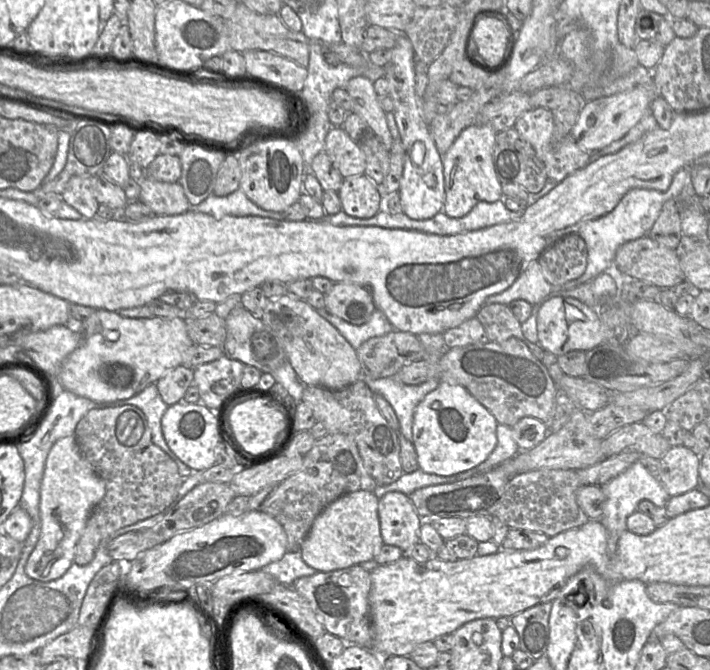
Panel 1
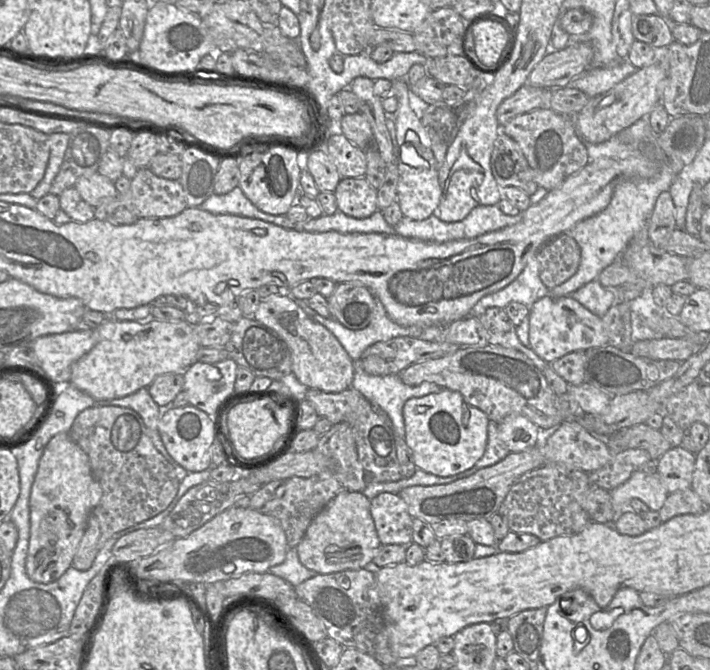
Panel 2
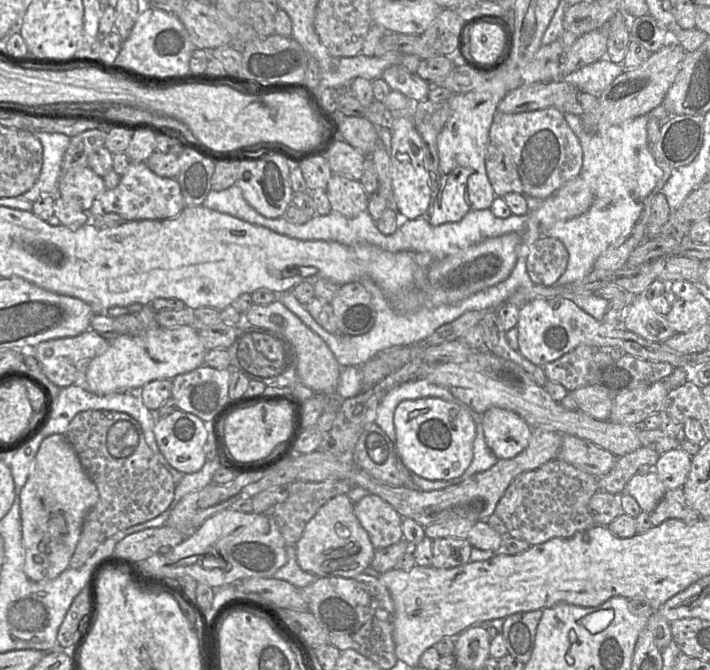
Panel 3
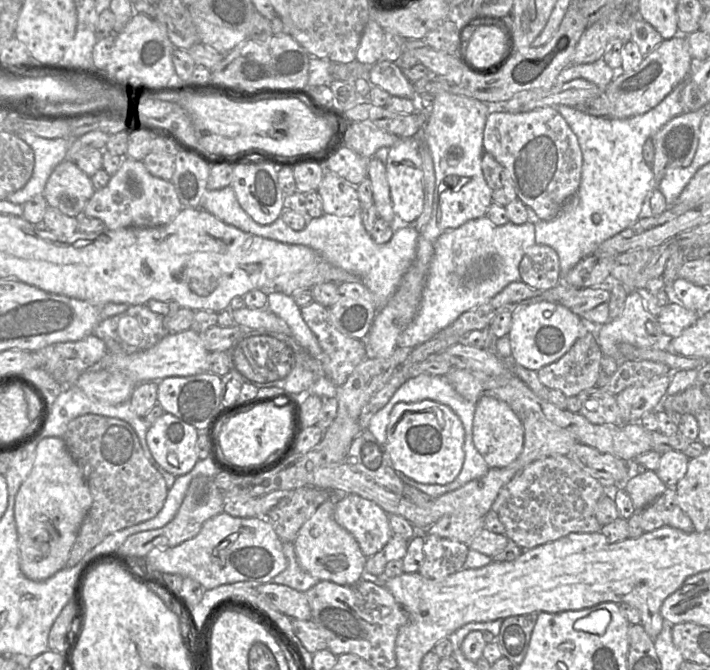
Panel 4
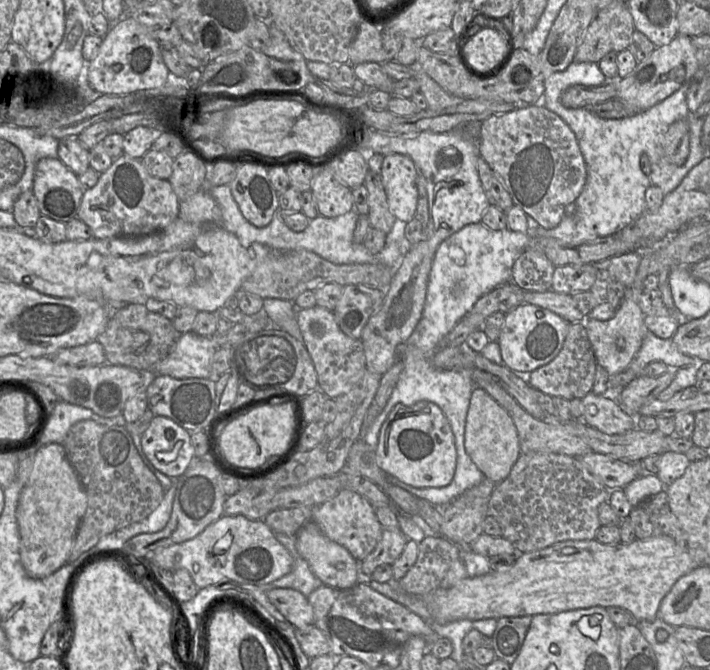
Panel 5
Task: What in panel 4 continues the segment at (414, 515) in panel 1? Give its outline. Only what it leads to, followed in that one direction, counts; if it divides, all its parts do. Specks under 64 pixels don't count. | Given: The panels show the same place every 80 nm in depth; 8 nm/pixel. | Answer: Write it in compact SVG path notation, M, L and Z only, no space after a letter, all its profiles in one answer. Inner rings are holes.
M355 494L336 498L334 519L352 534L367 558L379 552L394 535L388 514L374 502Z

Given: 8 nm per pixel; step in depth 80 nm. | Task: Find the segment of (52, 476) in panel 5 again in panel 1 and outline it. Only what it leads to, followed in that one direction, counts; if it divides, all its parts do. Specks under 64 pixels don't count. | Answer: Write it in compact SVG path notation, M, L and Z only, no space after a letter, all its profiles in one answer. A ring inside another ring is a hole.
M74 436L59 439L50 449L40 487L40 535L31 552L25 573L48 582L60 578L74 562L76 545L93 509L106 493L104 480L84 457Z

